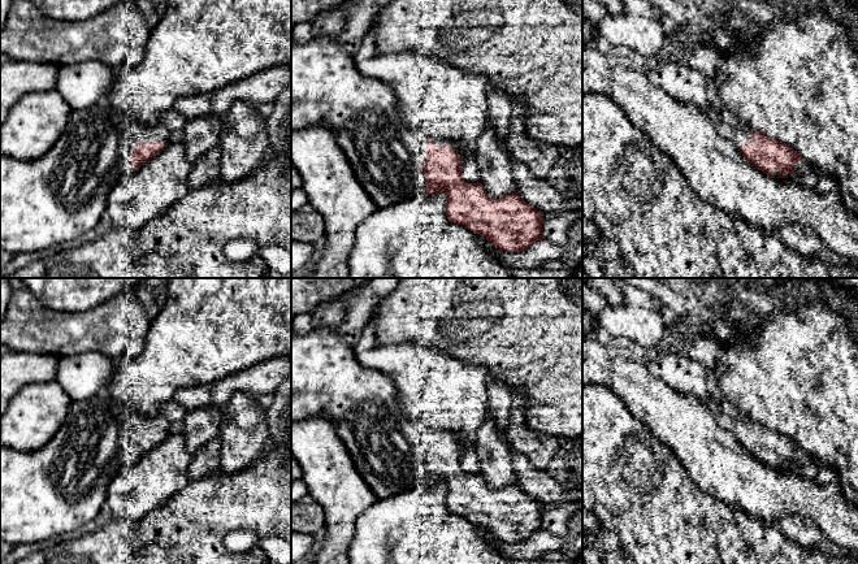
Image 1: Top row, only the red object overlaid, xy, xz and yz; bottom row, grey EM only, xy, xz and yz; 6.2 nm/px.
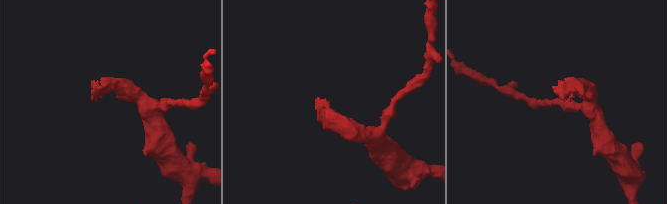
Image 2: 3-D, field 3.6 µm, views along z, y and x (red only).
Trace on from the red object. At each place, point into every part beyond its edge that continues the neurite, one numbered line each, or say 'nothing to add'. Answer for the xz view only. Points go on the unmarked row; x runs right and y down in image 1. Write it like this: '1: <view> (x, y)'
1: xz (328, 381)

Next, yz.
1: yz (805, 465)

